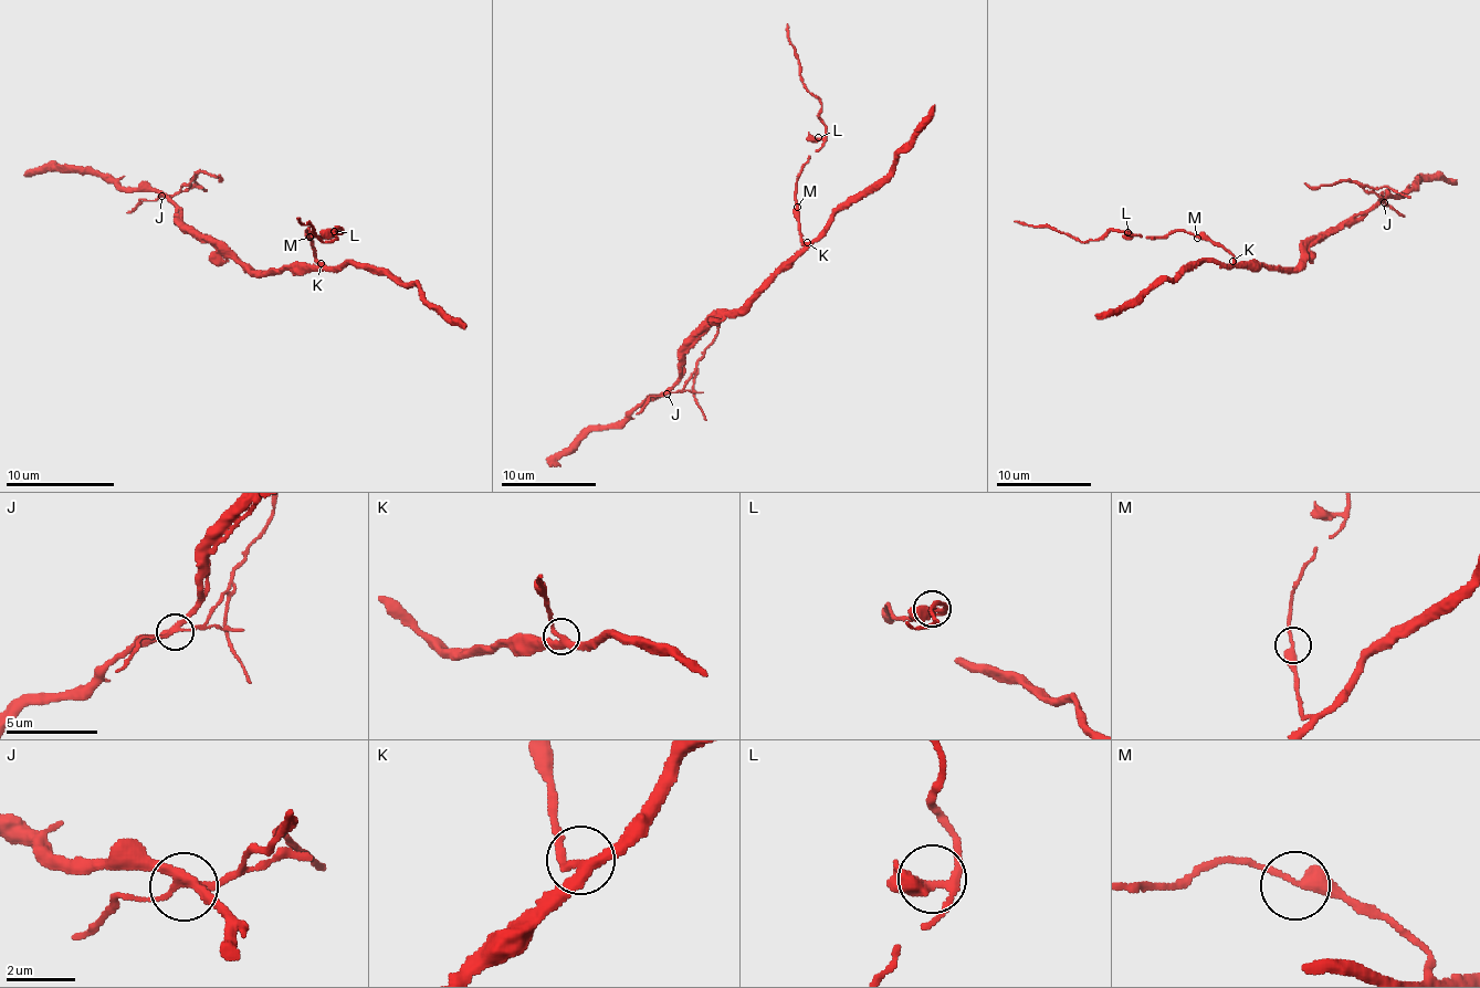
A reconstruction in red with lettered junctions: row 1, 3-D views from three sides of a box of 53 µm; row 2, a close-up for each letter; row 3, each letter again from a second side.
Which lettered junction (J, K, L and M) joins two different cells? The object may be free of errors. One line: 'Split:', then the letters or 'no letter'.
Split: J

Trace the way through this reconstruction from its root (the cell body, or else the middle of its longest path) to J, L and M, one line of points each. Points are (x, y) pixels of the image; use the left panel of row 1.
J: (274, 271), (248, 271), (231, 258), (226, 258), (205, 237), (191, 231), (177, 217), (177, 209), (161, 196)
L: (274, 271), (313, 269), (315, 255), (307, 231), (310, 228), (315, 237), (339, 233), (334, 231)
M: (274, 271), (315, 265), (310, 237)

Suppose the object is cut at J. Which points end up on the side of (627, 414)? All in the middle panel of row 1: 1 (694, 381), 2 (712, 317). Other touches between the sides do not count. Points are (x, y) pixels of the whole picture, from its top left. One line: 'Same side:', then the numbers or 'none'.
Same side: 2

